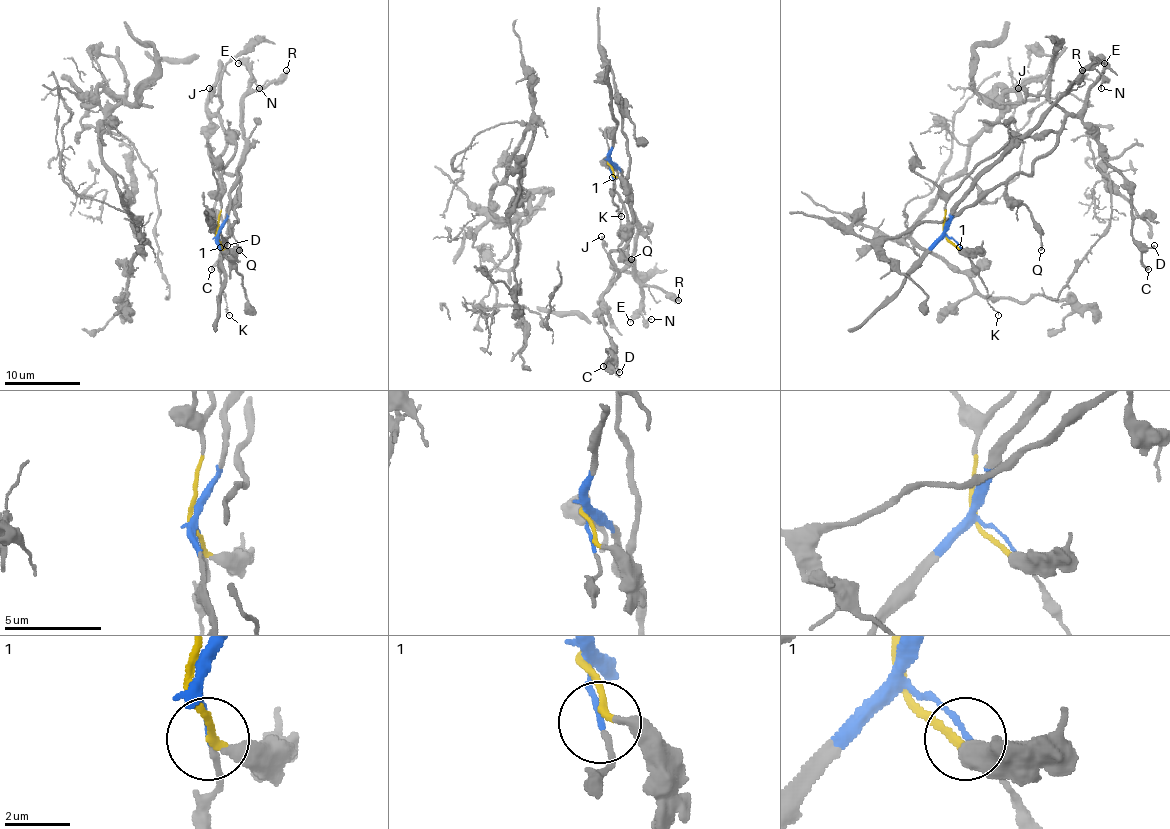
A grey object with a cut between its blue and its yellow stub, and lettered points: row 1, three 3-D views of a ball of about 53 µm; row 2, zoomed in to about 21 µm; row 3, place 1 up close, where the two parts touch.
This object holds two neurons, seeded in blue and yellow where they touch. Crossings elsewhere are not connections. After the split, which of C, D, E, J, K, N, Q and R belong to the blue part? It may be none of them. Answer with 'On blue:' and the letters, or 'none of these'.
On blue: E, K, N, R

